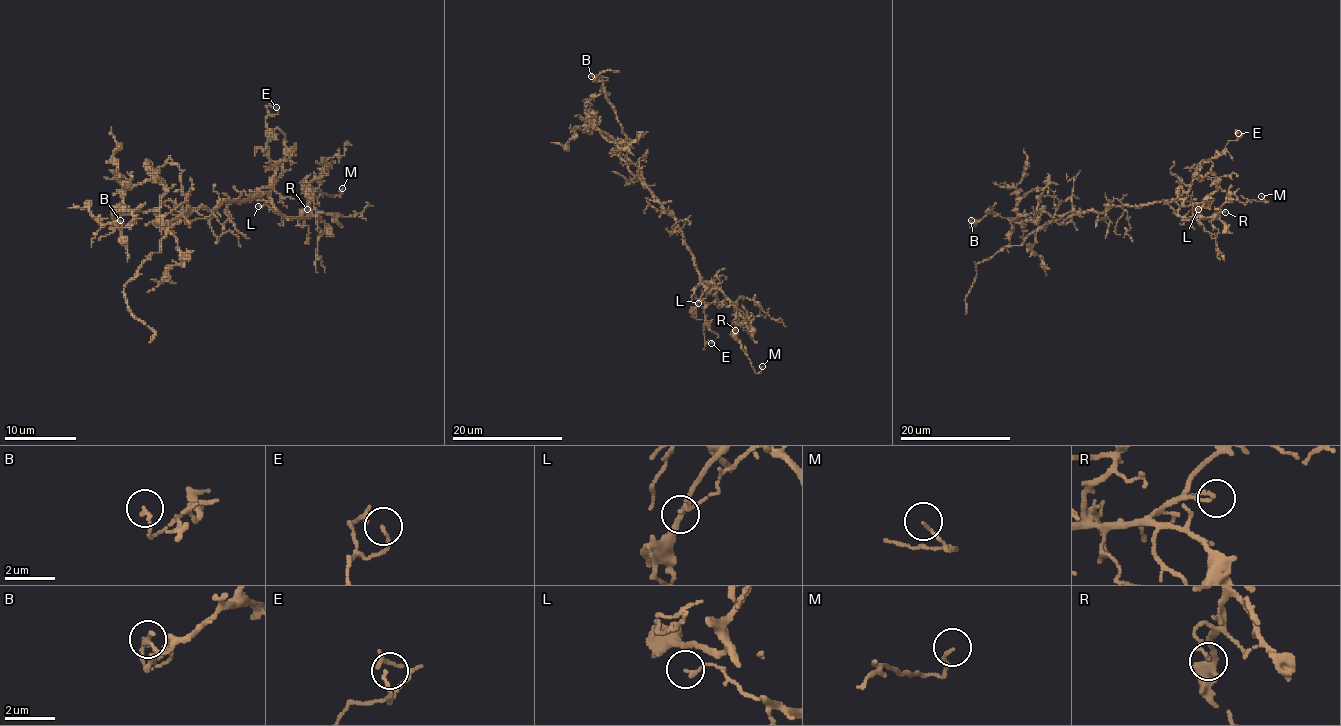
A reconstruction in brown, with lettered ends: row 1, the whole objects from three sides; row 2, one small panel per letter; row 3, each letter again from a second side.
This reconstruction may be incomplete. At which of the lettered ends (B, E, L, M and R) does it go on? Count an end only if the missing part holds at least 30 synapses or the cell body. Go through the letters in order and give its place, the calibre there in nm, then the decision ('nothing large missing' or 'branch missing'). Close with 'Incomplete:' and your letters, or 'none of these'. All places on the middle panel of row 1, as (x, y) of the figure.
B: at (591, 76); 130 nm thick; nothing large missing
E: at (711, 343); 110 nm thick; nothing large missing
L: at (698, 303); 150 nm thick; nothing large missing
M: at (762, 366); 110 nm thick; nothing large missing
R: at (735, 330); 140 nm thick; nothing large missing
Incomplete: none of these

